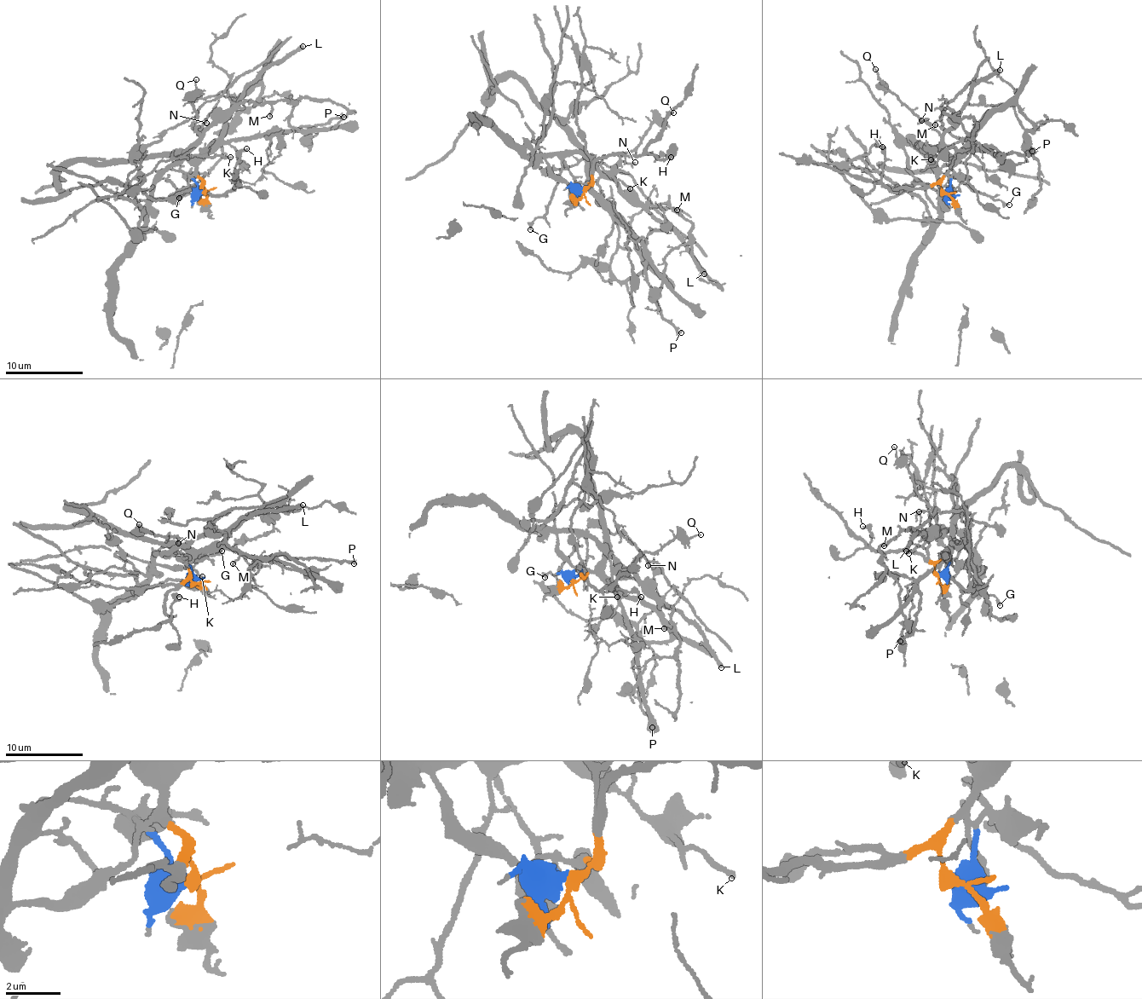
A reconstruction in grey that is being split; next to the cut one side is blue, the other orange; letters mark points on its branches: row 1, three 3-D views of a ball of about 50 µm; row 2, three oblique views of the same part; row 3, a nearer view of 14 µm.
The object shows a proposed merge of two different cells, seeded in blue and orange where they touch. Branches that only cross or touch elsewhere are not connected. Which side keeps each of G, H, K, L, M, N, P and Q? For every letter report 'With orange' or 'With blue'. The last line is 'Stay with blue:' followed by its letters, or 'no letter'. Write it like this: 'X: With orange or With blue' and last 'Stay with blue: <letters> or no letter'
G: With blue
H: With orange
K: With blue
L: With blue
M: With blue
N: With blue
P: With orange
Q: With blue
Stay with blue: G, K, L, M, N, Q

